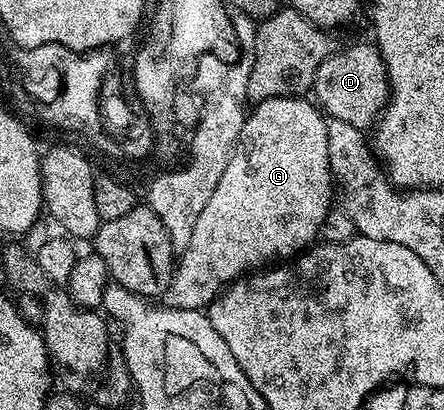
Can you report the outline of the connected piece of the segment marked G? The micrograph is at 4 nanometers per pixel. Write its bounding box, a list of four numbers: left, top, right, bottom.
[163,95,335,311]

